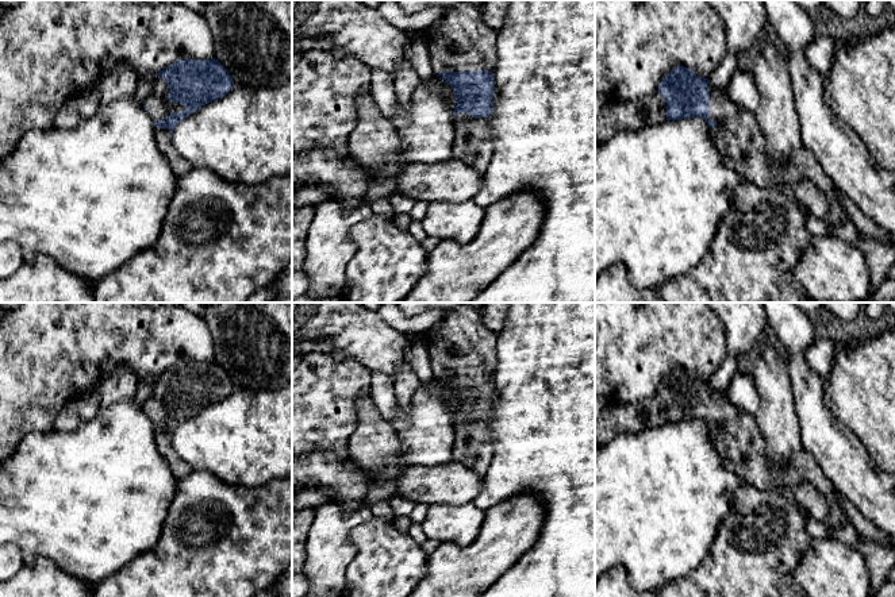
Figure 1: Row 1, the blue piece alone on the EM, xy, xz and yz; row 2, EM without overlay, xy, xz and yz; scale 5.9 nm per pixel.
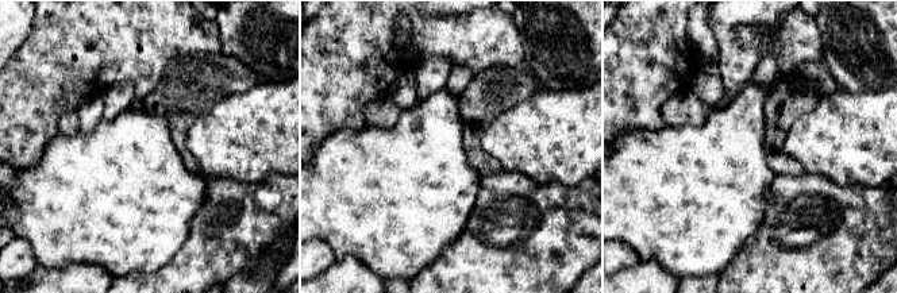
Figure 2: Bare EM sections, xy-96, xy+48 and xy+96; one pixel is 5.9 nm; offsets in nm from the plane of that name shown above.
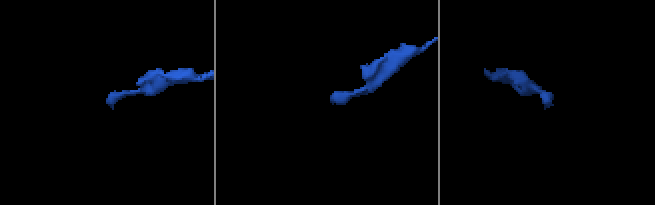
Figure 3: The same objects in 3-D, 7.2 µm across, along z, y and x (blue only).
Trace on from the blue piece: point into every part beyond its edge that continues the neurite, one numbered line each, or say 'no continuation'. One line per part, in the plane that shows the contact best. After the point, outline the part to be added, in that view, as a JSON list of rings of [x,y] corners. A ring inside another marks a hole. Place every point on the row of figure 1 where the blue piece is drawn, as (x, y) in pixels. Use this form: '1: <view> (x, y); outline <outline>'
1: xy (158, 107); outline [[[158,77],[153,88],[151,95],[145,100],[145,107],[147,108],[147,115],[153,120],[164,120],[172,112],[185,112],[185,105],[180,103],[170,103],[168,100],[170,93],[168,82]]]

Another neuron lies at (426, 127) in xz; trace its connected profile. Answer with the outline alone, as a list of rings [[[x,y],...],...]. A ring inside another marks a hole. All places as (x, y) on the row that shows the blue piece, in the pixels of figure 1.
[[[437,74],[433,82],[422,82],[412,93],[408,105],[397,101],[391,122],[402,139],[399,159],[410,163],[445,163],[453,161],[454,119],[453,111],[457,105],[454,90]]]

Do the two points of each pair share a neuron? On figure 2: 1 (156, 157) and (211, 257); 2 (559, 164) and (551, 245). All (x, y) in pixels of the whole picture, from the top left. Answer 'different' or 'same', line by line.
1: different
2: different

